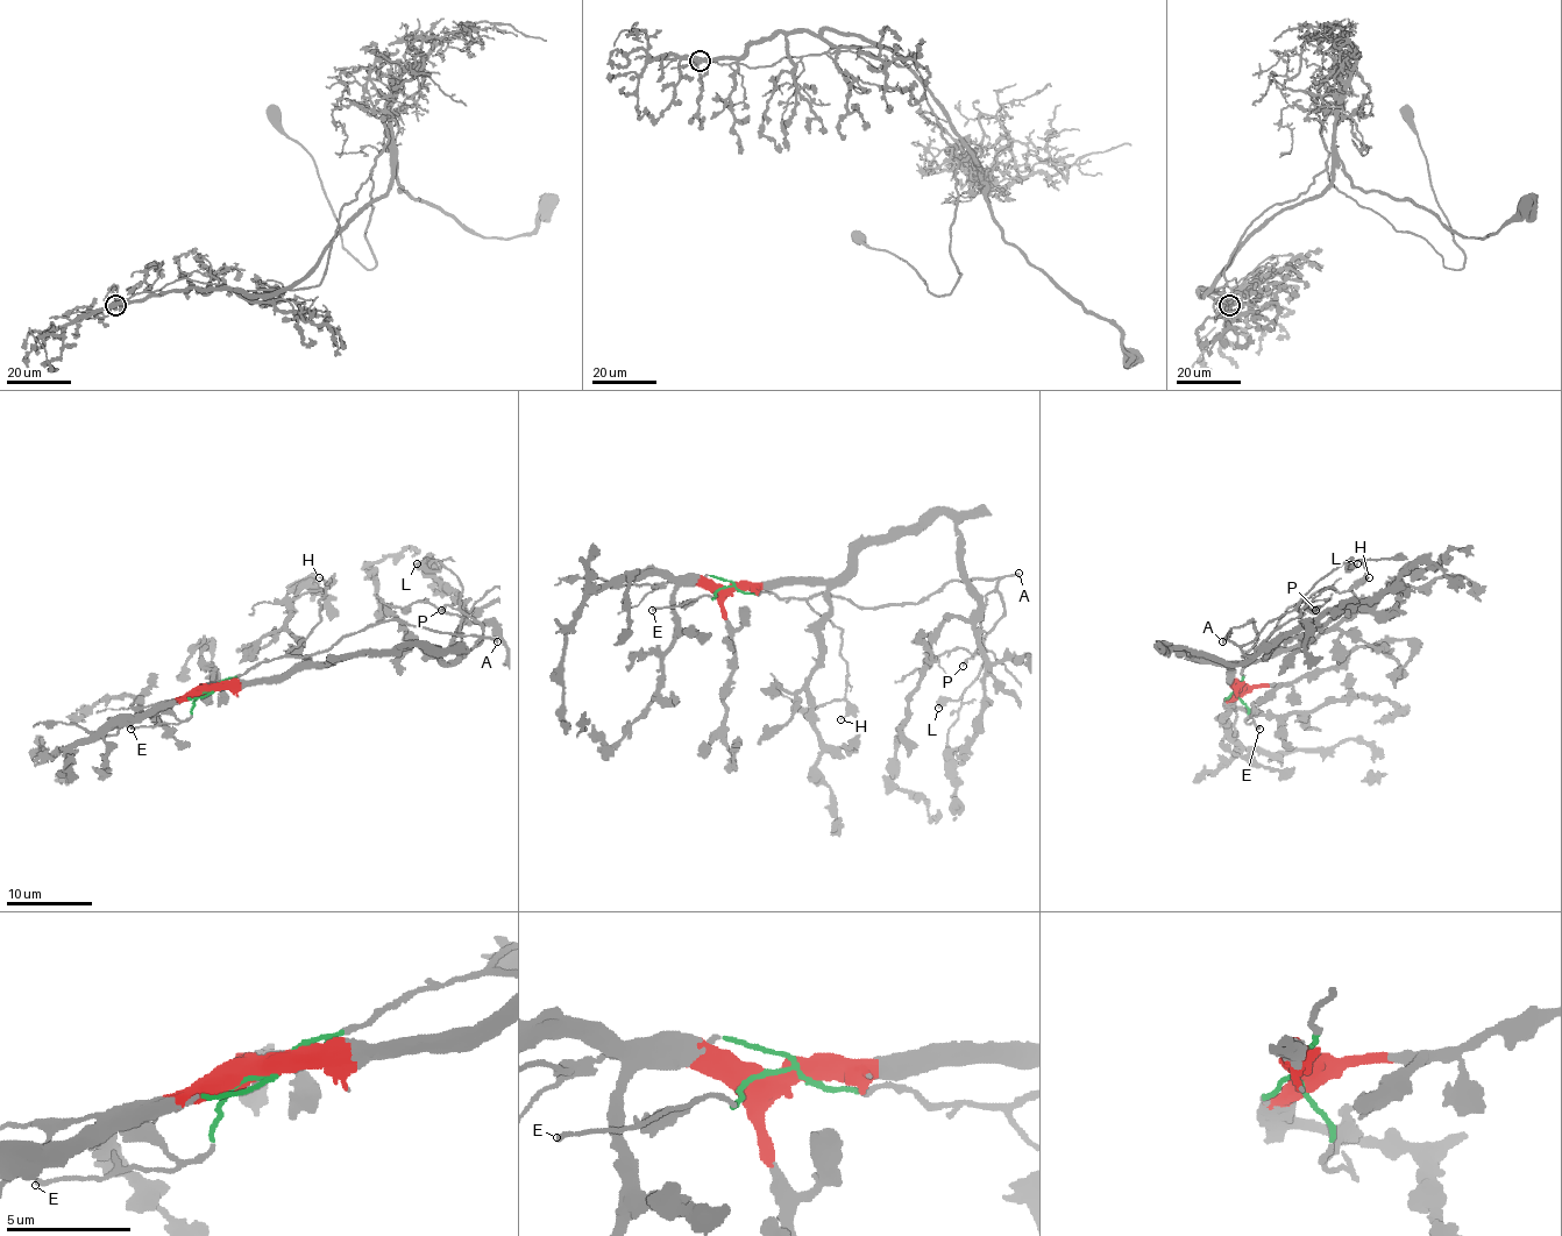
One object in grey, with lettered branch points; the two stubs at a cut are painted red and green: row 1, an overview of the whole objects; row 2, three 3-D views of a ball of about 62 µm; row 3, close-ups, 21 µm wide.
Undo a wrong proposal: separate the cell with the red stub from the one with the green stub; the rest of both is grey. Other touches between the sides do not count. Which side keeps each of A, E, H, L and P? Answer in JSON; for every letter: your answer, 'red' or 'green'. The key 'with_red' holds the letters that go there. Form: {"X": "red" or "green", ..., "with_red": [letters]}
{"A": "green", "E": "green", "H": "green", "L": "green", "P": "green", "with_red": []}

